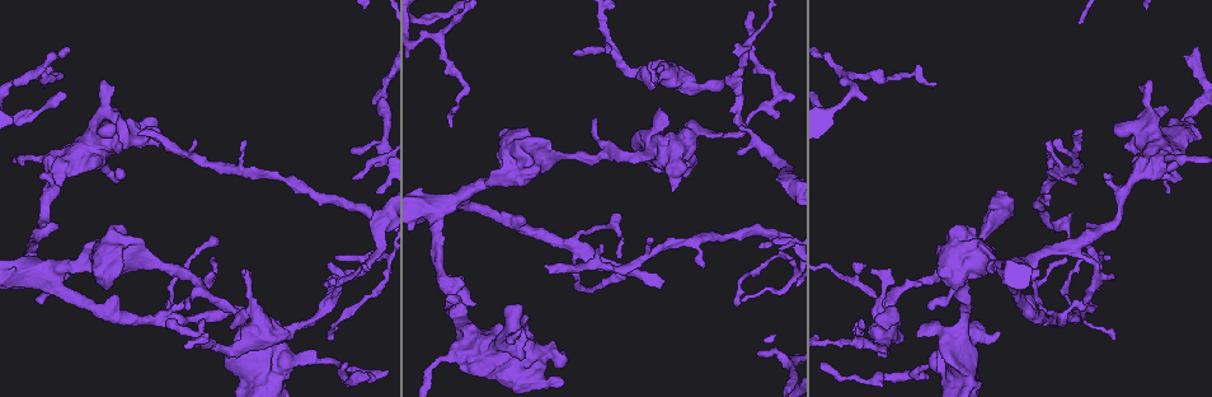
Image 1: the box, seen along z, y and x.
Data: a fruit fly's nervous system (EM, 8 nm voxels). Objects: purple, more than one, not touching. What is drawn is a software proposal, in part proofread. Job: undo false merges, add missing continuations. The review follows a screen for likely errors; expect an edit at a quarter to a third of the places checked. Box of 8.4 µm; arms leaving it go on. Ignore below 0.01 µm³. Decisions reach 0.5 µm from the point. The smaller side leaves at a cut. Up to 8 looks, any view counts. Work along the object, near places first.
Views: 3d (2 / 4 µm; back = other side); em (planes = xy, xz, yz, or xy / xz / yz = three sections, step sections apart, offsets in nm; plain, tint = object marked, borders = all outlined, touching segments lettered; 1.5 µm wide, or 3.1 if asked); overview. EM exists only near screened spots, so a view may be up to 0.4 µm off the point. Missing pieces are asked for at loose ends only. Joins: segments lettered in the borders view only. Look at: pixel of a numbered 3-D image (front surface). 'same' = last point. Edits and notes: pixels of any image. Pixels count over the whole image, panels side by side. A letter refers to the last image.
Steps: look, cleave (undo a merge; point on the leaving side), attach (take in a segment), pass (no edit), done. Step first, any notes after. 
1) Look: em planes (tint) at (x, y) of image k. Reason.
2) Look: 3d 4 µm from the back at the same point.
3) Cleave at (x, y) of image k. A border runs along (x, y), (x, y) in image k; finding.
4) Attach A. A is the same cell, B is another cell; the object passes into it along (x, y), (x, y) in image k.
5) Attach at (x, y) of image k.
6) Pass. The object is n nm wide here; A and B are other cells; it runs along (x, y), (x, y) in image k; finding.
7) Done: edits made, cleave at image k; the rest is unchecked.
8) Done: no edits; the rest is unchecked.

Look: em planes (borders) at (742, 148) of image 1. Tapers out.

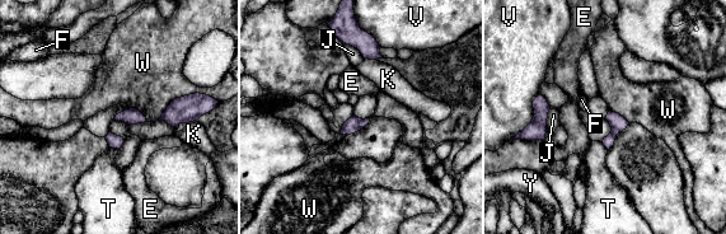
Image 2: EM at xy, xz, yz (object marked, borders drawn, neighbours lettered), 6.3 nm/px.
Pass. The object is 100 nm wide here; the longest contact is with W, 340 nm; E, F, J, K, T, V, W and Y are other cells; none of them fits.

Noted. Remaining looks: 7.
Look: 3d 2 µm at (1051, 142) of image 1. Free end.

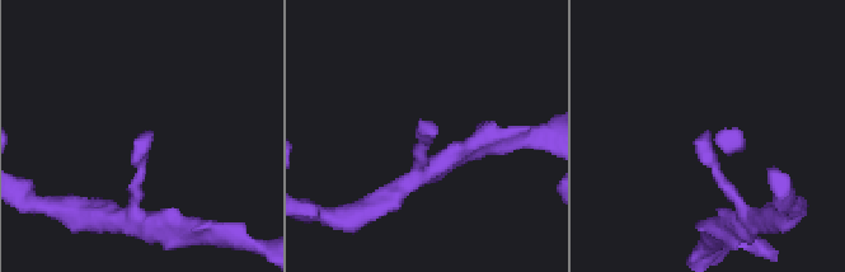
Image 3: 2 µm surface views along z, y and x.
Look: em yz step 4 (borders) at (152, 136) of image 3.

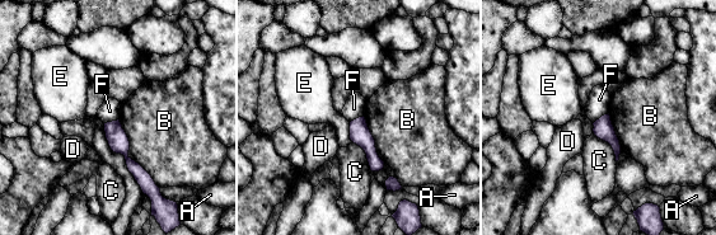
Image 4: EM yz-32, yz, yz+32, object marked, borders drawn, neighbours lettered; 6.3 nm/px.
Look: em planes (borders) at the same point. Another direction.

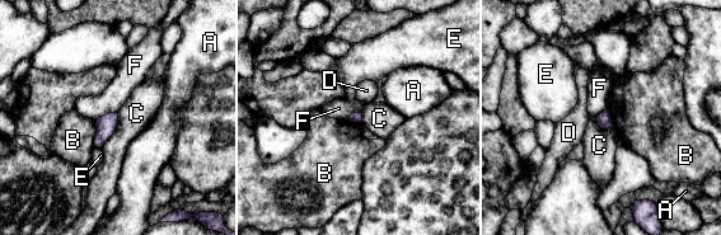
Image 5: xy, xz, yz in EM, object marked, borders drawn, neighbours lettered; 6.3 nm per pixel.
Pass. A, B, C, D, E and F are other cells; a border runs along (118, 113), (116, 130), (101, 146) in image 5; no lettered segment goes on from it.

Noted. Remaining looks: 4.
Look: em planes (tint) at (1092, 303) of image 1. Branch stops here.

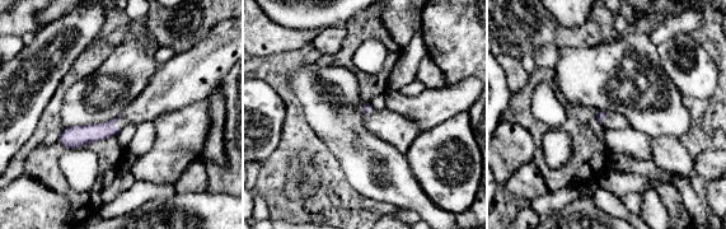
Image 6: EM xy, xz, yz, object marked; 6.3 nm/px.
Look: em planes (borders) at the same point. What lies round it.

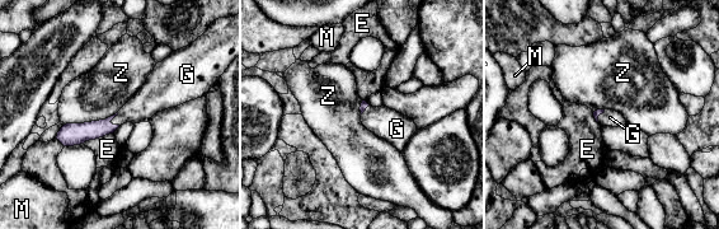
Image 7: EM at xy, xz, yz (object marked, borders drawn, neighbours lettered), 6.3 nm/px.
Attach G. G is the same cell, E, M and Z are other cells; the object passes into it along (78, 134), (113, 117), (149, 101) in image 7; it goes on there.

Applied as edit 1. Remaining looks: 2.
Done: edits made, attach at image 7; the rest is unchecked.

